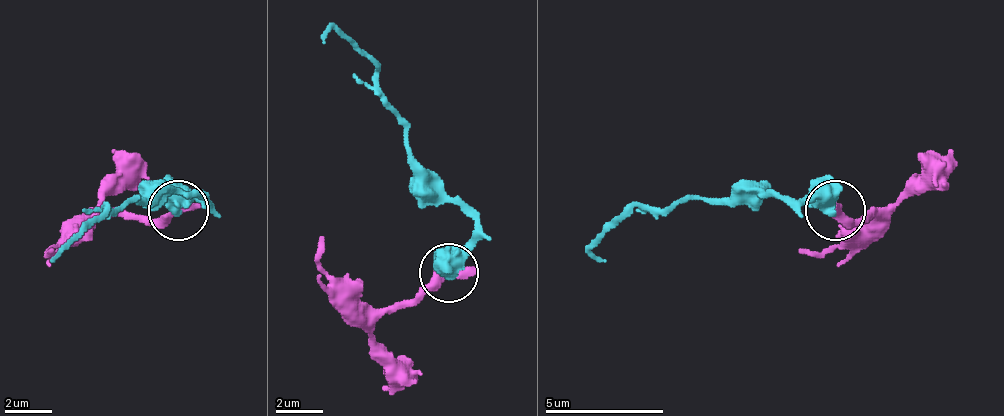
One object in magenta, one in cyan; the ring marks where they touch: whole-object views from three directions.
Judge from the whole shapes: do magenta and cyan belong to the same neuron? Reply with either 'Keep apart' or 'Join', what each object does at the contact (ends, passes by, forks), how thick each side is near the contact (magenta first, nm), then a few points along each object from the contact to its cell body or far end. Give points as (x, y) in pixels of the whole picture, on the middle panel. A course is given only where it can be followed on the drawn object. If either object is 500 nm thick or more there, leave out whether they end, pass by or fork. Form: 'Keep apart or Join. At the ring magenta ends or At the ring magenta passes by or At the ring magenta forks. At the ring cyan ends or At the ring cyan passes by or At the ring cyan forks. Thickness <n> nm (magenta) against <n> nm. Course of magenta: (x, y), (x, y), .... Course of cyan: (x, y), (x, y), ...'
Keep apart. Thickness 440 nm (magenta) against 650 nm. Course of magenta: (450, 271), (414, 301), (367, 307), (319, 265), (325, 235). Course of cyan: (450, 271), (474, 223), (408, 152), (408, 128), (379, 98), (379, 69), (349, 39), (319, 39)

